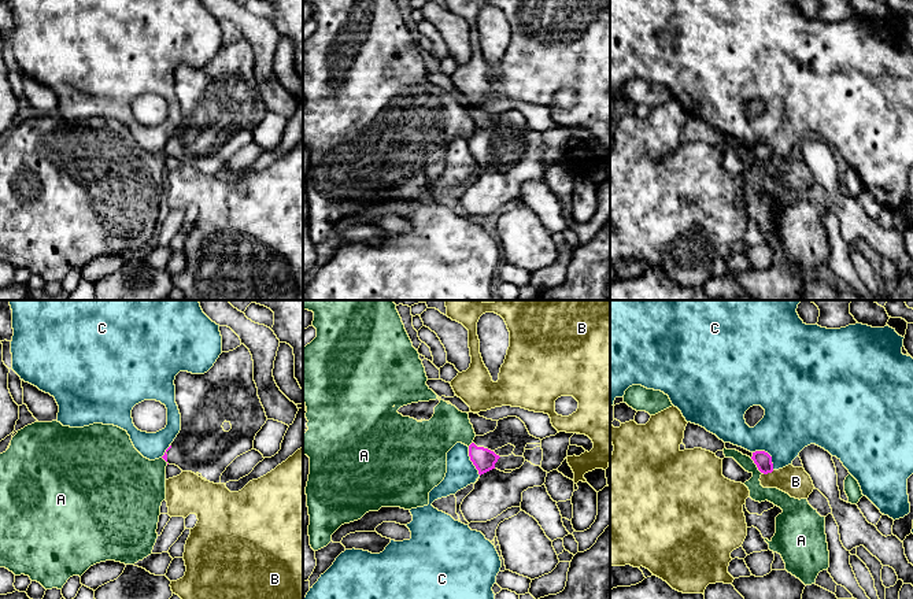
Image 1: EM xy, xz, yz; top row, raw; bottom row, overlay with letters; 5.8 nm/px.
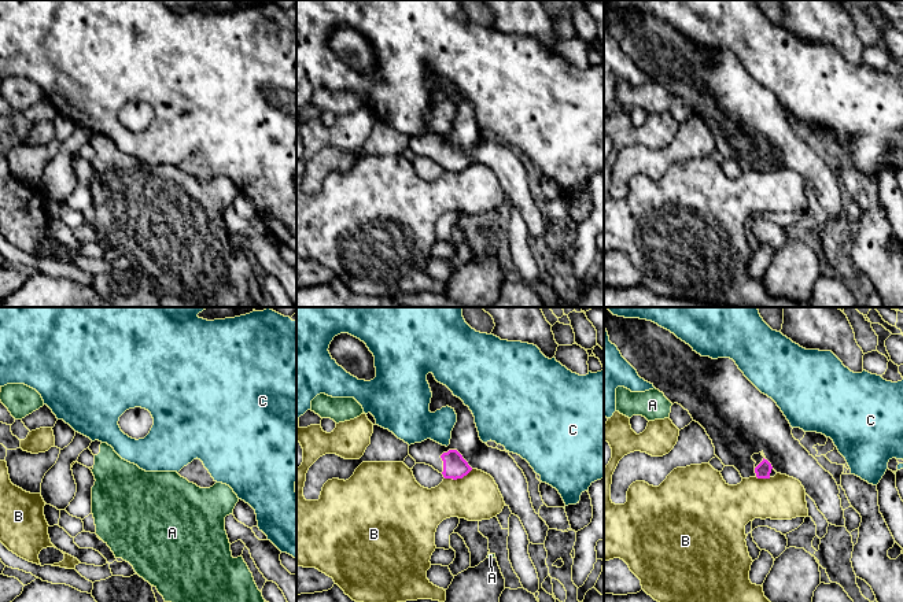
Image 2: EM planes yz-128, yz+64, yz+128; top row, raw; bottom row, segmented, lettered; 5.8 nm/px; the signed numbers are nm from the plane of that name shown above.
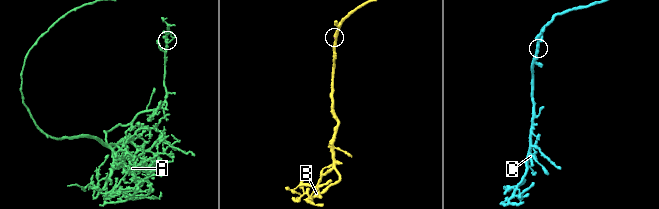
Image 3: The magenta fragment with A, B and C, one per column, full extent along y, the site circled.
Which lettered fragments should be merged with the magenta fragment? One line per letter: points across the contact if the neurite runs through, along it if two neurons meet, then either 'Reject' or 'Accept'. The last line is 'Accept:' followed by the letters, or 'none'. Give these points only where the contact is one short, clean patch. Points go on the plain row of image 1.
A: Boundary: yz (750, 151), (761, 166). Reject
B: Boundary: yz (773, 163), (762, 166). Reject
C: Boundary: yz (753, 144), (765, 144), (771, 150), (773, 162). Reject
Accept: none

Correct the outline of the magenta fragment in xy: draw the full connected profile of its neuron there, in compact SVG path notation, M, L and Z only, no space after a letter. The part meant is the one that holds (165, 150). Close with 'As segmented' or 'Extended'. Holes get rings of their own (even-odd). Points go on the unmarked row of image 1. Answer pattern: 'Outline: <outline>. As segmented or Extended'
Outline: M241 37L233 44L222 45L204 67L180 64L174 78L181 123L162 151L182 164L192 164L206 174L219 177L226 160L237 149L254 143L255 129L267 114L254 74L252 48Z. Extended

